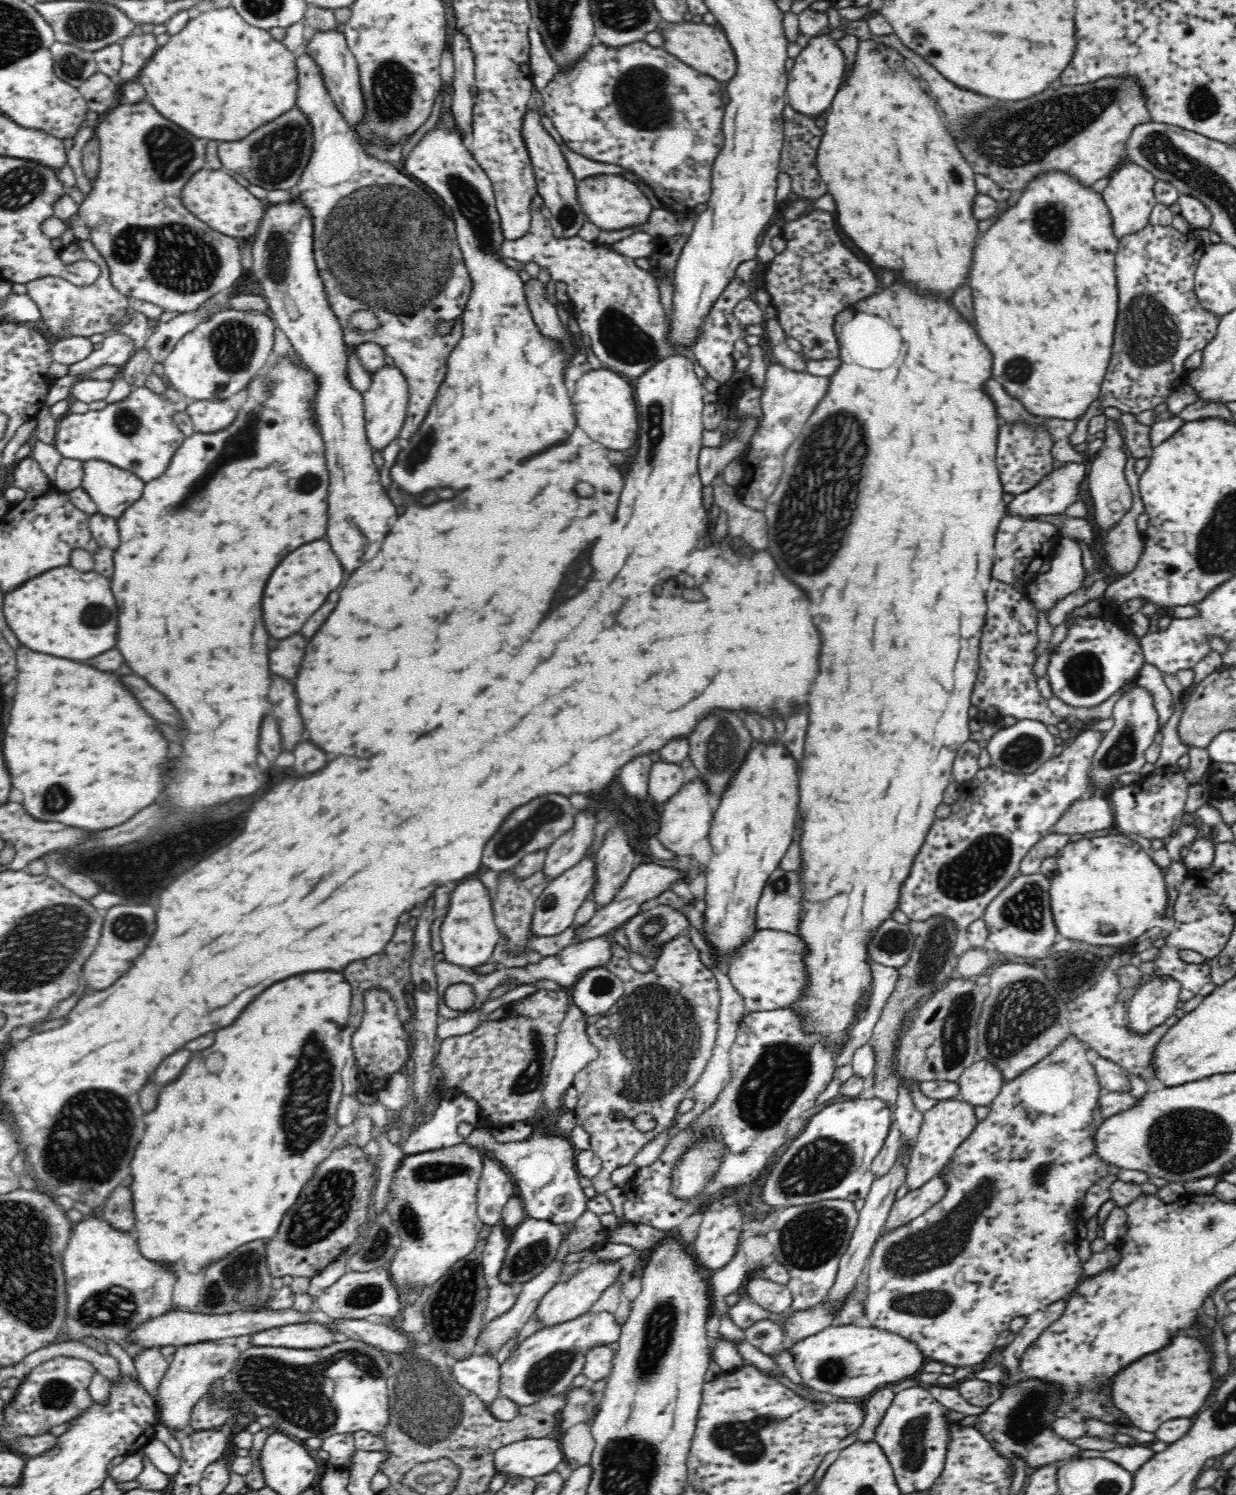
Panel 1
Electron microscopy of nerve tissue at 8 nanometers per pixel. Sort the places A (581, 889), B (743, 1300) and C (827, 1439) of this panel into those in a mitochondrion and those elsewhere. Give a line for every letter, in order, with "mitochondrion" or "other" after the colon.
A: other
B: other
C: other

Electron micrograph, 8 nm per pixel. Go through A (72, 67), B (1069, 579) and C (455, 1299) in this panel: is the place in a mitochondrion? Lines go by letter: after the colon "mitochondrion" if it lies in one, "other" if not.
A: mitochondrion
B: other
C: mitochondrion

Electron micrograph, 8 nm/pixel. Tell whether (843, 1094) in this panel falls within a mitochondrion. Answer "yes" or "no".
no

